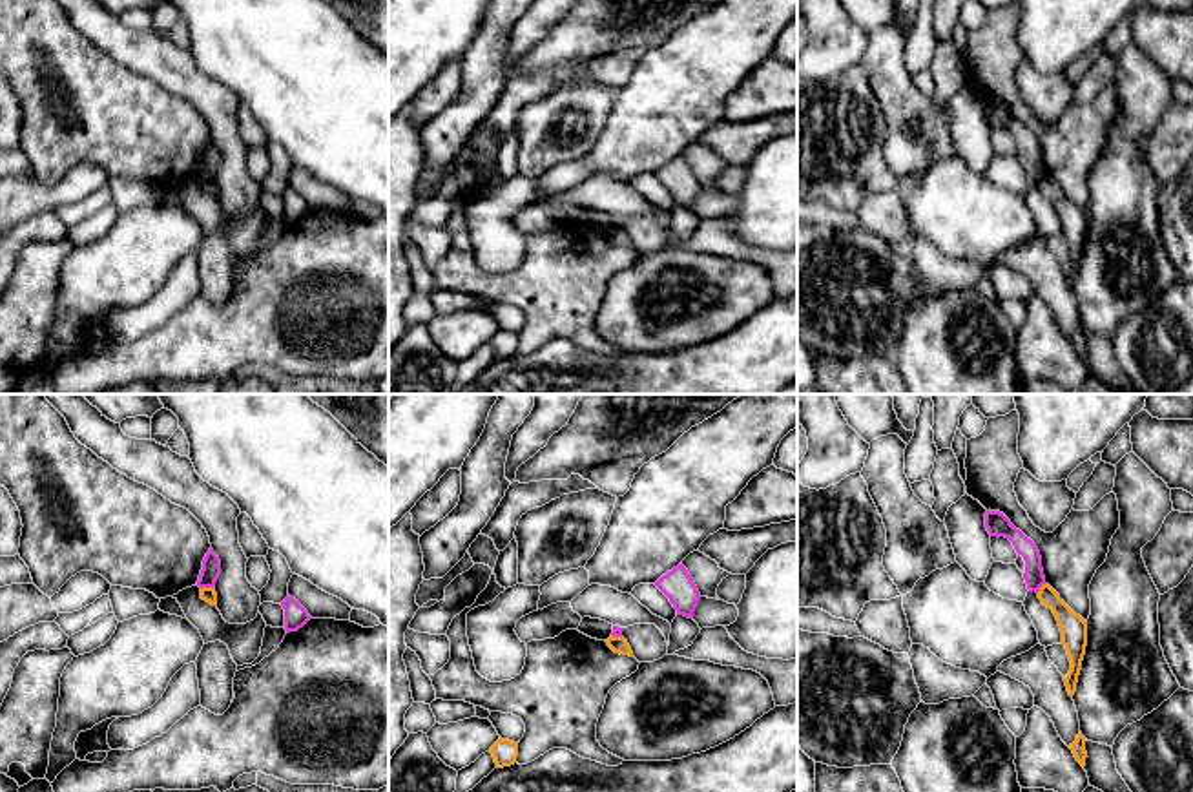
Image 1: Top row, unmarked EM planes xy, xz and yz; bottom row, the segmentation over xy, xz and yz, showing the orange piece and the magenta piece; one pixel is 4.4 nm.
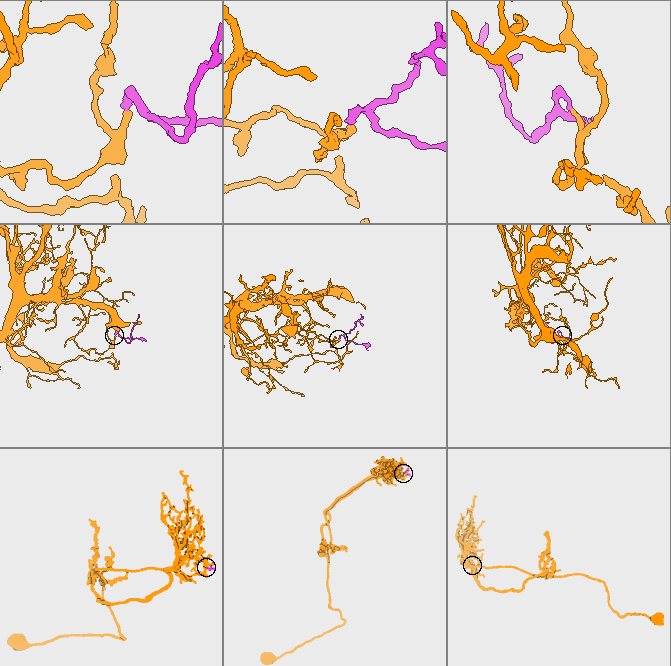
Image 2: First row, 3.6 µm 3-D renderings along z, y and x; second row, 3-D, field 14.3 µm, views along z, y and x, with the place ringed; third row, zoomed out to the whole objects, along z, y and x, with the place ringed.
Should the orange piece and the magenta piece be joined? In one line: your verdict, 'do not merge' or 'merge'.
do not merge

